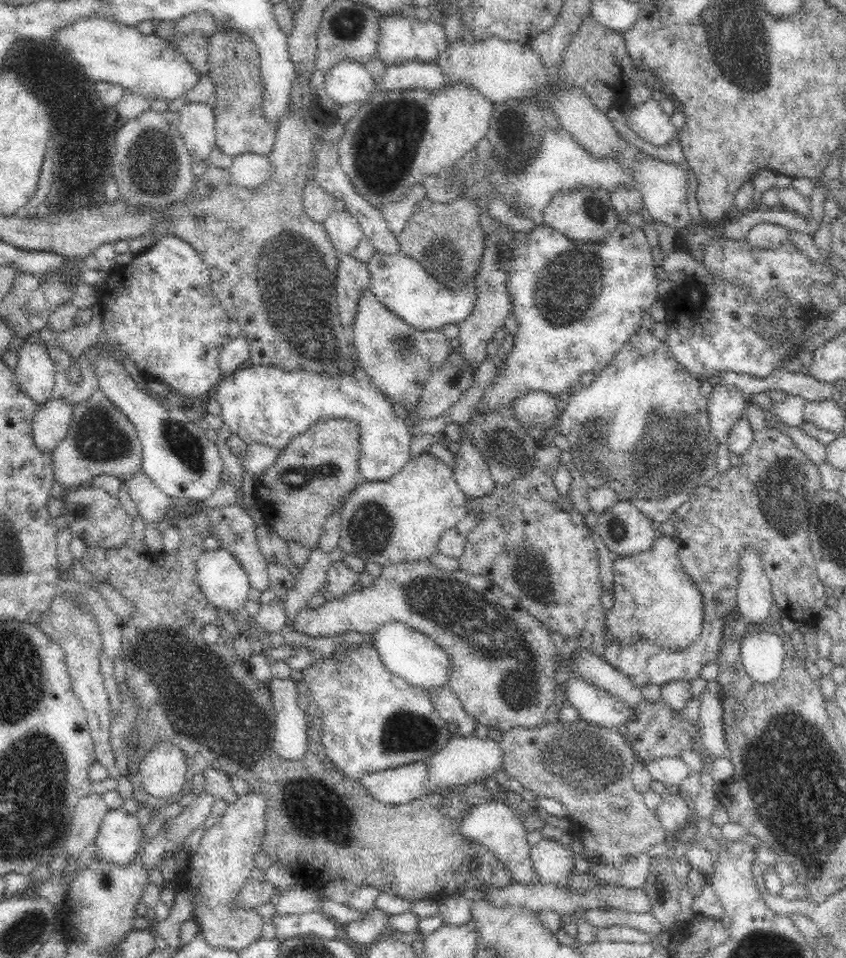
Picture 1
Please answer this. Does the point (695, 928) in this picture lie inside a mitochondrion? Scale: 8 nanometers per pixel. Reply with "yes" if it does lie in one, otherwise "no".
no

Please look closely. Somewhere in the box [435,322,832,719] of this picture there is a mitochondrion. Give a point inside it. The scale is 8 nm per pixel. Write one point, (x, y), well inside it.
(660, 450)

